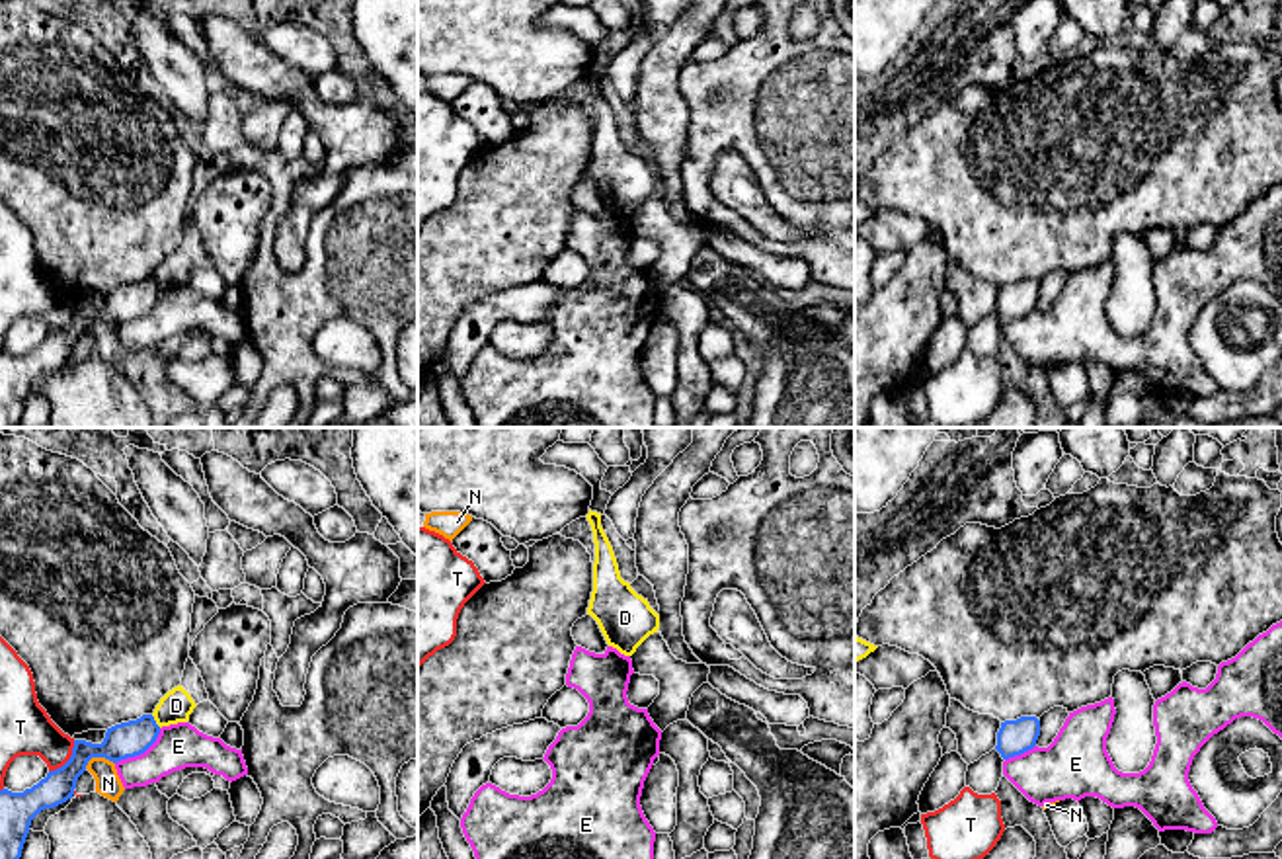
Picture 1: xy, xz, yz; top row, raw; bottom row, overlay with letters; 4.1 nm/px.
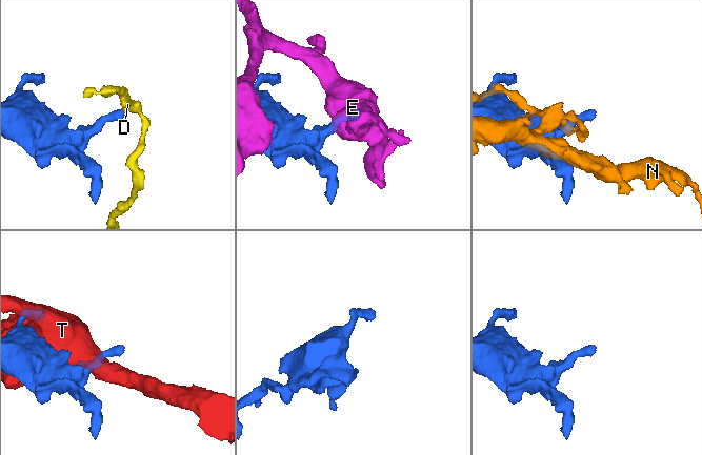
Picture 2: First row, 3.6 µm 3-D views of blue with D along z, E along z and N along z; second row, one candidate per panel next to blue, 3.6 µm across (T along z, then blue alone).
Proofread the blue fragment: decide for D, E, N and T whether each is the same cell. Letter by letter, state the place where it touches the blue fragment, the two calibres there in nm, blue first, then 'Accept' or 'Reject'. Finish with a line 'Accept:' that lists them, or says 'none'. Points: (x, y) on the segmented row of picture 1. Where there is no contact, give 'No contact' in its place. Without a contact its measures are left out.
D: Touches blue at xy (155, 721). Thickness 150 nm (blue) against 140 nm. Reject
E: Touches blue at xy (141, 752). Thickness 150 nm (blue) against 190 nm. Reject
N: Touches blue at xy (98, 756). Thickness 150 nm (blue) against 110 nm. Reject
T: Touches blue at xy (69, 760). Thickness 150 nm (blue) against 220 nm. Reject
Accept: none

